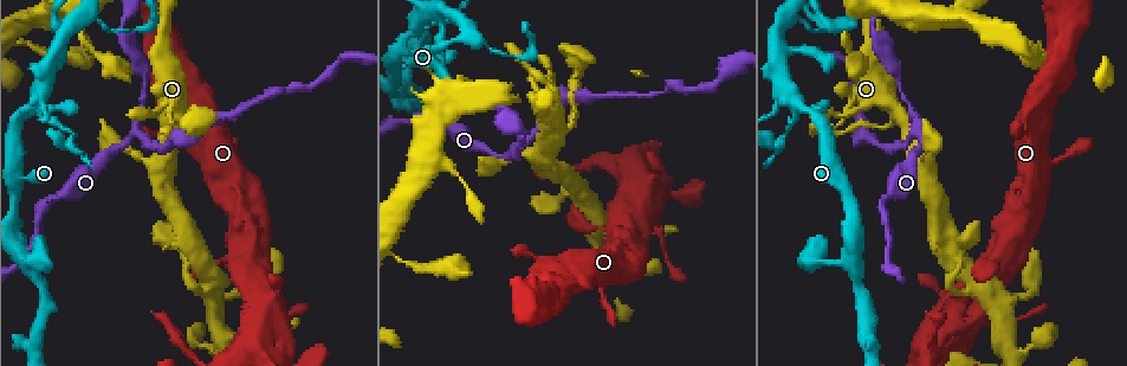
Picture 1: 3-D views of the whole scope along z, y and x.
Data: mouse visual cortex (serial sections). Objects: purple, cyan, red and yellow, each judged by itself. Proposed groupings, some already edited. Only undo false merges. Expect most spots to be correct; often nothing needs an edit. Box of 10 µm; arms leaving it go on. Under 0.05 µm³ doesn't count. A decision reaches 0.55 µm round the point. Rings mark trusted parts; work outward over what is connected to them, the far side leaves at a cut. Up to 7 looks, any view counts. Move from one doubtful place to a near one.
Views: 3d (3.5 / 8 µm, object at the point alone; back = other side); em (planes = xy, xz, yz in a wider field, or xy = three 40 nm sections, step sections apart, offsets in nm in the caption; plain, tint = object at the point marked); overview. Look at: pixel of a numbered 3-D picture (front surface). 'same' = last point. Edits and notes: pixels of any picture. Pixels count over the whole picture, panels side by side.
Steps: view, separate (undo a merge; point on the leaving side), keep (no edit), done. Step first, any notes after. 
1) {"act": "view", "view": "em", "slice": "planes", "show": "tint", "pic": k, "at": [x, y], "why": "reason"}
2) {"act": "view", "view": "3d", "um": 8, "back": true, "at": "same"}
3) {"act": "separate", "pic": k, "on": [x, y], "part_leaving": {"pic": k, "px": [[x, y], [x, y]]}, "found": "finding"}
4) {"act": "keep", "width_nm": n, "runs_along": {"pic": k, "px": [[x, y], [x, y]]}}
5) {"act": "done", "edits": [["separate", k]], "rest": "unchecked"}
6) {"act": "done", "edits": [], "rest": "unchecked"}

{"act": "view", "view": "3d", "um": 3.5, "pic": 1, "at": [69, 144], "why": "sharp bend"}

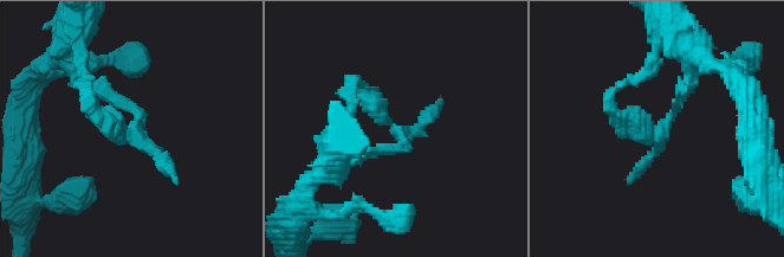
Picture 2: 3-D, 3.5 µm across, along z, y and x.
{"act": "view", "view": "em", "slice": "planes", "show": "tint", "pic": 2, "at": [133, 135]}

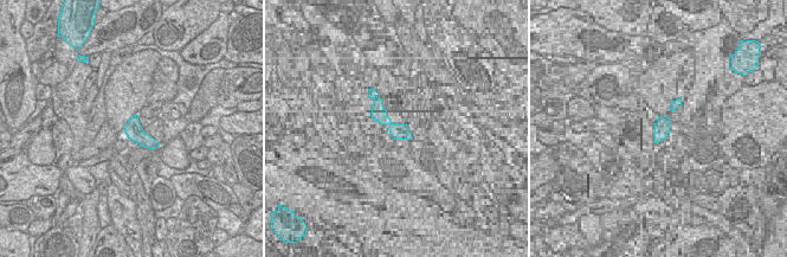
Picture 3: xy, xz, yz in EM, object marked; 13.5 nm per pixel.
{"act": "keep", "runs_along": {"pic": 2, "px": [[688, 89], [661, 133], [616, 108]]}, "found": "all the same cell"}

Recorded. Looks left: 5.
{"act": "view", "view": "3d", "um": 3.5, "pic": 1, "at": [137, 132], "why": "sharp bend"}

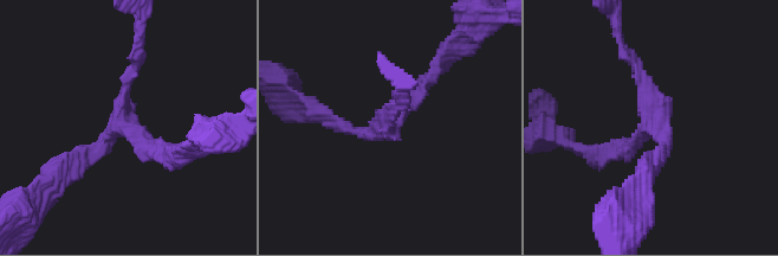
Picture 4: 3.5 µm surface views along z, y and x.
{"act": "view", "view": "em", "slice": "xy", "step": 1, "show": "tint", "pic": 4, "at": [385, 121], "arms": 3, "arm_widths_nm": [150, 200, 200]}

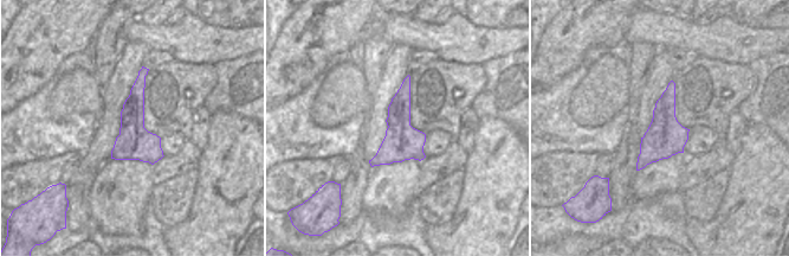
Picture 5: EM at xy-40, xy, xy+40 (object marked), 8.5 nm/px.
{"act": "keep", "runs_along": {"pic": 5, "px": [[144, 71], [133, 136], [114, 155]]}, "found": "continuous, no second cell"}

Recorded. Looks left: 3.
{"act": "view", "view": "3d", "um": 3.5, "pic": 1, "at": [1036, 96], "why": "thick turns thin"}

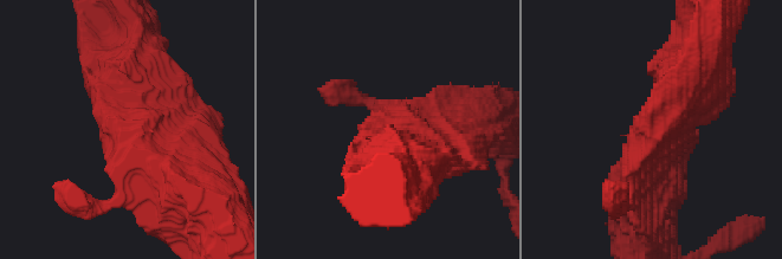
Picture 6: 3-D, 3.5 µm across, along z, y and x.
{"act": "view", "view": "em", "slice": "planes", "show": "tint", "pic": 6, "at": [126, 127]}

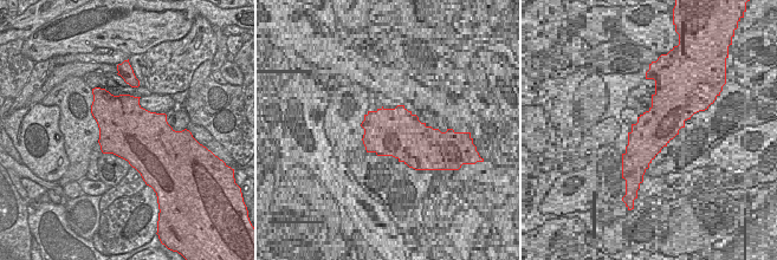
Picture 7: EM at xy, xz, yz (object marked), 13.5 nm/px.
{"act": "keep", "runs_along": {"pic": 6, "px": [[187, 177], [180, 163], [108, 116]]}, "found": "all the same cell"}

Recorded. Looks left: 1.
{"act": "done", "edits": [], "rest": "unchecked"}

